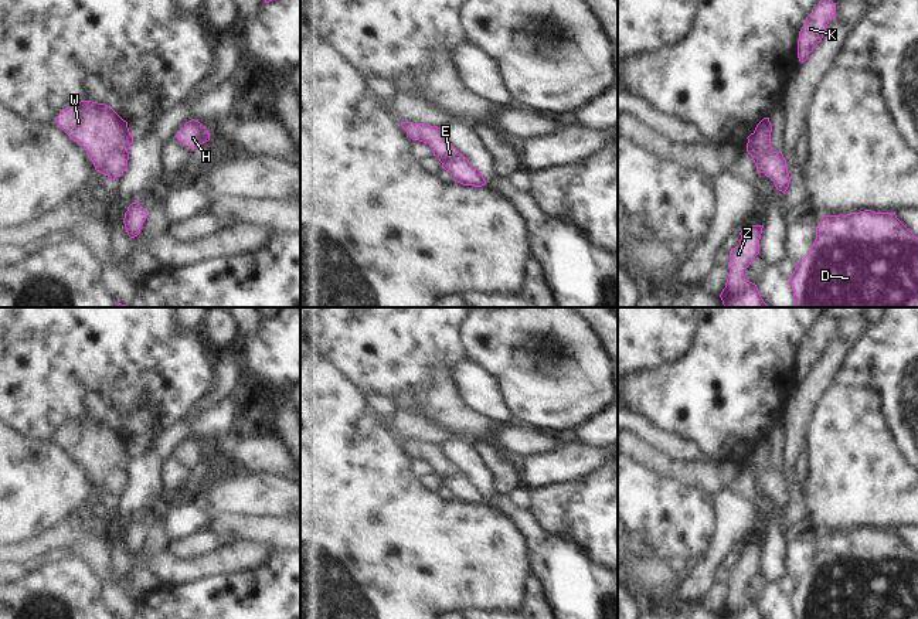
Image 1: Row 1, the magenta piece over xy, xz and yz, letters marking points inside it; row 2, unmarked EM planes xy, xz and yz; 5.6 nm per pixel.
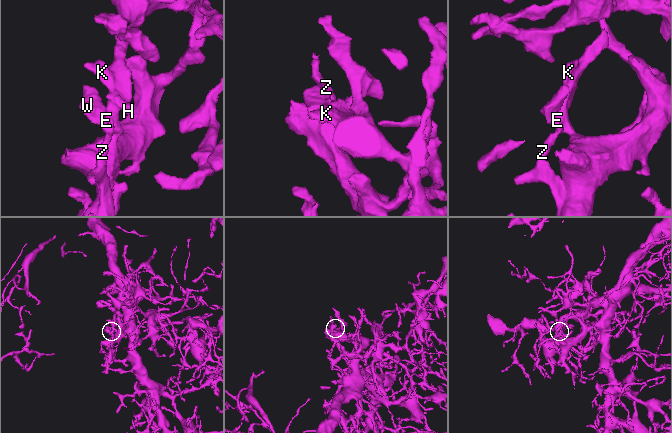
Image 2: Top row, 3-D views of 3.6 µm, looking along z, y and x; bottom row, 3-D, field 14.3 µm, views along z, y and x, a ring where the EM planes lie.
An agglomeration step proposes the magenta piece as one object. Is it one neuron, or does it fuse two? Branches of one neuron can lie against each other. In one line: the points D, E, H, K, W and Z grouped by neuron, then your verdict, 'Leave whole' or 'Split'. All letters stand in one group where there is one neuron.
Groups: D E H K W Z. Leave whole.

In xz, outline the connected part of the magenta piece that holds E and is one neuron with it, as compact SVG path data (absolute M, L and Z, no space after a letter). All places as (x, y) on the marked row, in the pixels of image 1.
M401 122L401 126L412 140L429 144L434 156L442 163L442 169L449 171L455 181L475 187L486 184L482 173L445 139L442 127L412 122Z

